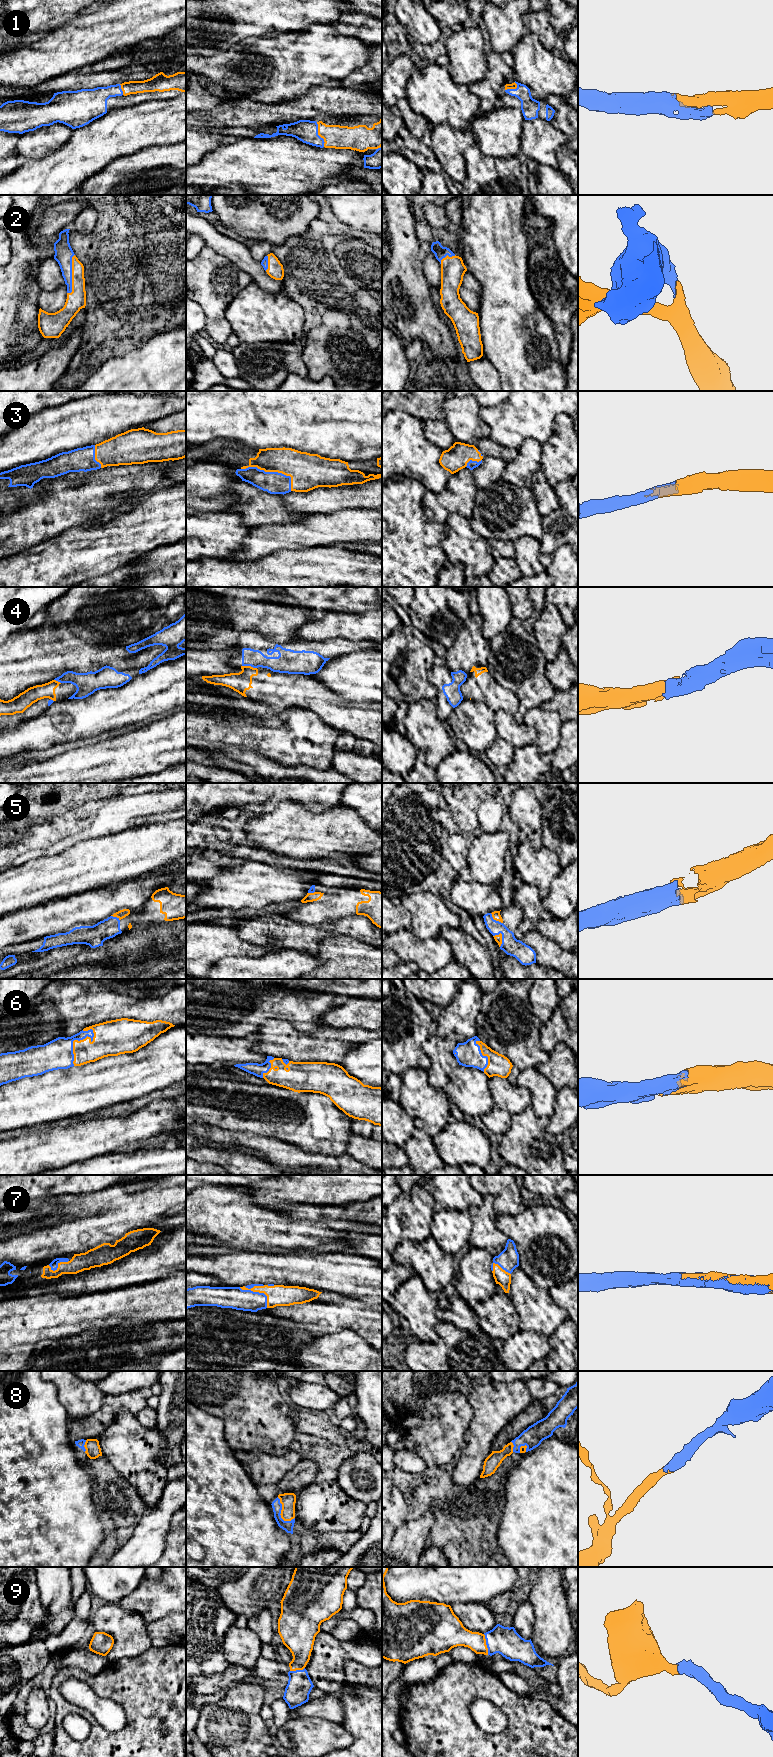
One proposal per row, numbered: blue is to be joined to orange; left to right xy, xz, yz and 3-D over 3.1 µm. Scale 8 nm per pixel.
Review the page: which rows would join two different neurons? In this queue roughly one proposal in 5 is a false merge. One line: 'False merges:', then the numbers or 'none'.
False merges: 4

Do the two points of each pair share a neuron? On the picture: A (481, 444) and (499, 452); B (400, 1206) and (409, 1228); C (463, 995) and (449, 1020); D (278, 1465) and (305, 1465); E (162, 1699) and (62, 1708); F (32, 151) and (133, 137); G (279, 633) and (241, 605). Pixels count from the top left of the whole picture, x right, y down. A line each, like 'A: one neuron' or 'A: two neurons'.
A: one neuron
B: one neuron
C: one neuron
D: two neurons
E: one neuron
F: two neurons
G: one neuron

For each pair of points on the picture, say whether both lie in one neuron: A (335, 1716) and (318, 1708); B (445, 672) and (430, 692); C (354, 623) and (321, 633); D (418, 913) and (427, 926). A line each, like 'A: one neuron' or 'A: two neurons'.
A: one neuron
B: two neurons
C: one neuron
D: one neuron

